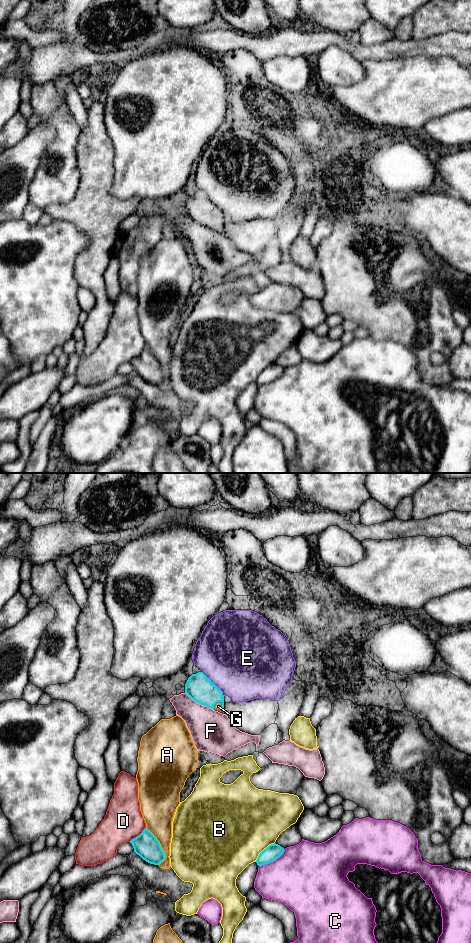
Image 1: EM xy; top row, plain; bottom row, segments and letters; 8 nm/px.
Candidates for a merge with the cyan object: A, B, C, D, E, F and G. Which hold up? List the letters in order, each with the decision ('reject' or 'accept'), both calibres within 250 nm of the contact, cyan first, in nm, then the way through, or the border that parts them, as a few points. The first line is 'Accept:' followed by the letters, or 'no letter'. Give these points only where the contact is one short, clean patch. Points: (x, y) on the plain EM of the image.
Accept: G
A: reject | 200/240 nm
B: reject | 120/500 nm
C: reject | 120/460 nm
D: reject | 200/300 nm
E: reject | 220/500 nm
F: reject | 220/340 nm
G: accept | 220/60 nm | across xy (198, 207), (216, 222), (218, 226)

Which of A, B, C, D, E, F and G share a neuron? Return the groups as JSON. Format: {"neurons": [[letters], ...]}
{"neurons": [["A"], ["B"], ["C"], ["D"], ["E"], ["F"], ["G"]]}

